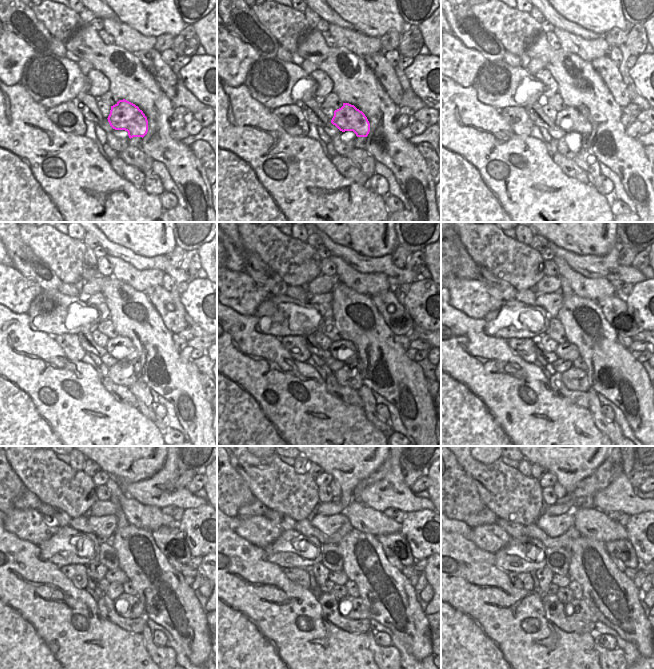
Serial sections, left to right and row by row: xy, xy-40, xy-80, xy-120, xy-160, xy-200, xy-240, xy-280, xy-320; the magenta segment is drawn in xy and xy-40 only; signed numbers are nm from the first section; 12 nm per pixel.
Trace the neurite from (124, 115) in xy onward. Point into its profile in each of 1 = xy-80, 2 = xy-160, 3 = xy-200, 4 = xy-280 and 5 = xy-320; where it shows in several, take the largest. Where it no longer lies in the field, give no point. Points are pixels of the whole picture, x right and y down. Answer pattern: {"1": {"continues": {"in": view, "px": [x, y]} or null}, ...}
{"1": {"continues": {"in": "xy-80", "px": [570, 120]}}, "2": {"continues": {"in": "xy-160", "px": [342, 350]}}, "3": {"continues": {"in": "xy-200", "px": [569, 352]}}, "4": {"continues": {"in": "xy-280", "px": [337, 577]}}, "5": {"continues": {"in": "xy-320", "px": [559, 580]}}}

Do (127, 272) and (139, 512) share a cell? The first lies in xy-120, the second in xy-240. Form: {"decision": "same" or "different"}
{"decision": "same"}

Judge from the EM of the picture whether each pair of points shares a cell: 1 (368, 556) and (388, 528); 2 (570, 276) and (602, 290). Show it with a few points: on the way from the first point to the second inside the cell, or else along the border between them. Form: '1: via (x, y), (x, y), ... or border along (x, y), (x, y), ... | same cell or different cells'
1: border along (355, 528), (377, 537) | different cells
2: via (578, 282), (583, 282), (589, 288), (594, 288) | same cell

